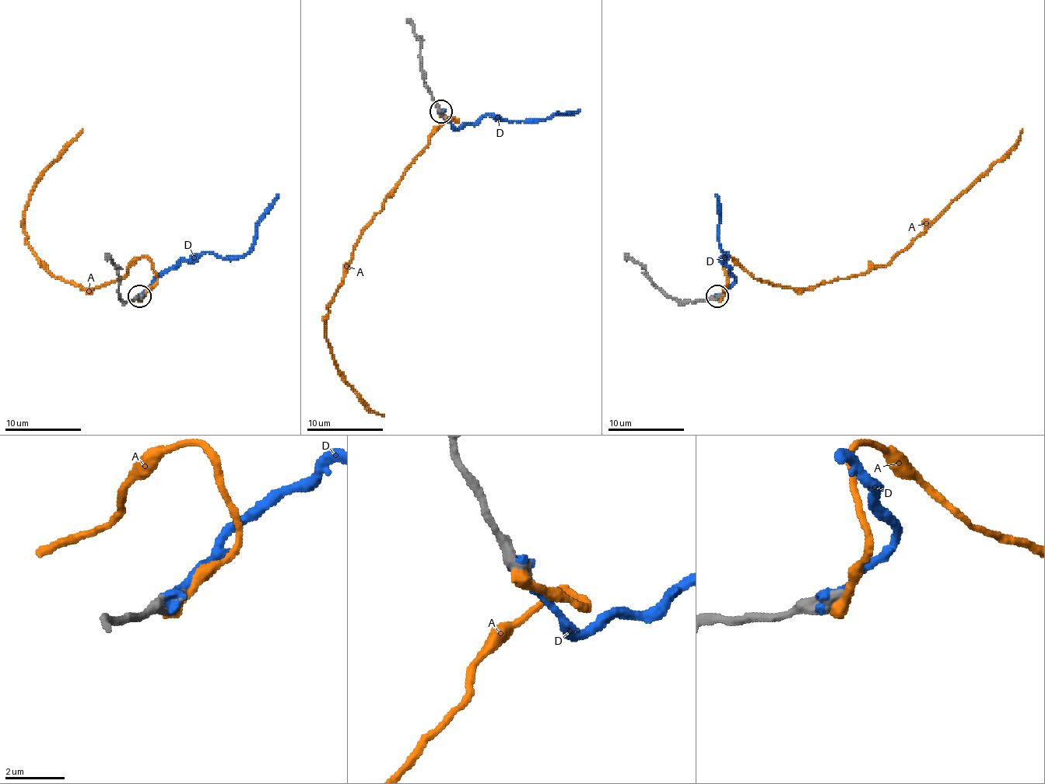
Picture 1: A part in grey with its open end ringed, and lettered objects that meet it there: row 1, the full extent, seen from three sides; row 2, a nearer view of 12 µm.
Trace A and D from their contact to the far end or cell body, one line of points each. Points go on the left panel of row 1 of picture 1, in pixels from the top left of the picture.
A: (142, 295), (157, 280), (145, 257), (109, 284), (80, 288), (51, 274), (26, 239), (36, 179), (82, 128)
D: (140, 295), (182, 261), (195, 261), (207, 251), (222, 257), (241, 257), (253, 242), (255, 222), (278, 194)

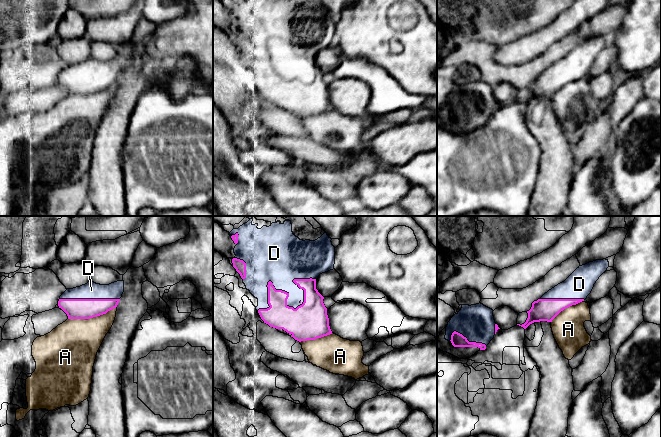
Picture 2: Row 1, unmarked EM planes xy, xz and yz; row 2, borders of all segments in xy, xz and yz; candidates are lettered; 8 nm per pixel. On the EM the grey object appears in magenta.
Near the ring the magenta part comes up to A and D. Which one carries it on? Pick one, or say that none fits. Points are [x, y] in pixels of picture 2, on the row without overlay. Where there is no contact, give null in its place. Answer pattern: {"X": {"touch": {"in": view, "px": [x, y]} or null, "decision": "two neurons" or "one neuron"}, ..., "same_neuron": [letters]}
{"A": {"touch": {"in": "xy", "px": [92, 93]}, "decision": "two neurons"}, "D": {"touch": {"in": "xz", "px": [286, 76]}, "decision": "one neuron"}, "same_neuron": ["D"]}

